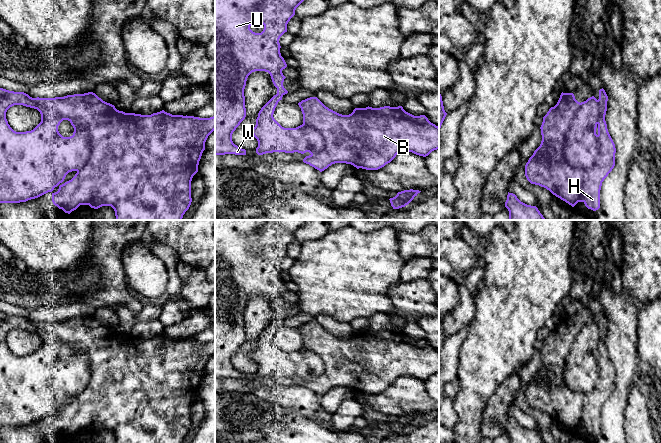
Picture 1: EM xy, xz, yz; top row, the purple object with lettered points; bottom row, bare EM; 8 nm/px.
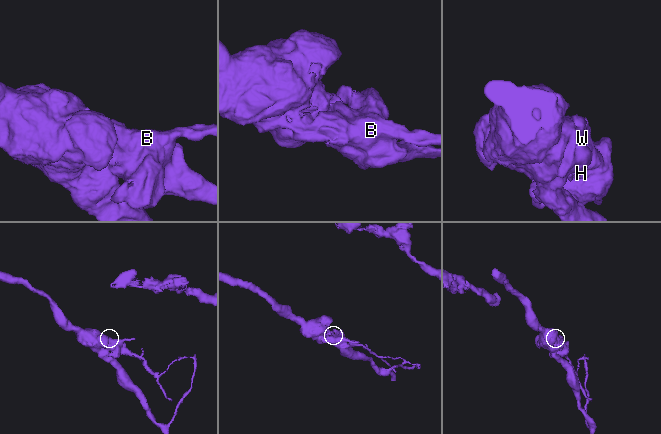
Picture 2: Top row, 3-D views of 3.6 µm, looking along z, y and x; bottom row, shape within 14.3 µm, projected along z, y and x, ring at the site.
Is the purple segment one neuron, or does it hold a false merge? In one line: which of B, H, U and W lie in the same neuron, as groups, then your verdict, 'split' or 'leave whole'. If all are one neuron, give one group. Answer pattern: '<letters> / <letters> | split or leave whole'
B H U W | leave whole

